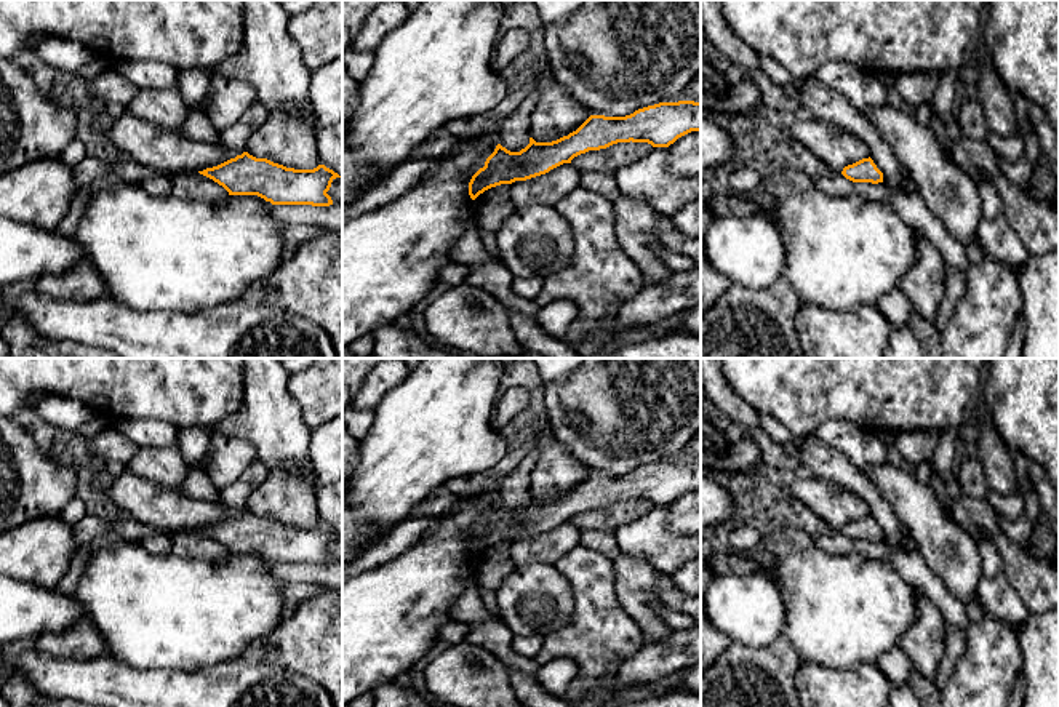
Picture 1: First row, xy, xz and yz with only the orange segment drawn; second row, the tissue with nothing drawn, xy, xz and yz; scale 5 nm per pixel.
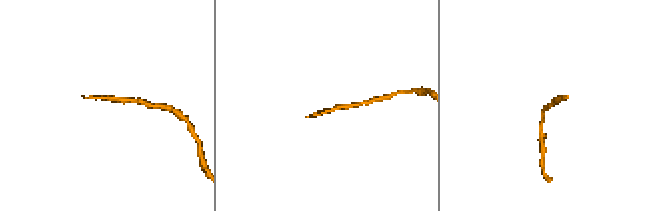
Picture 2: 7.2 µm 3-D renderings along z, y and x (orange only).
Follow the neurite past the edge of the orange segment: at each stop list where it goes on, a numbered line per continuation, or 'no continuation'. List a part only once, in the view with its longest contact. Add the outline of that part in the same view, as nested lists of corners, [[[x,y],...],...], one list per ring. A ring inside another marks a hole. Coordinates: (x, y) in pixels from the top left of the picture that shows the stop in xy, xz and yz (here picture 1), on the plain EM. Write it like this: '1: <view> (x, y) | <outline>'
no continuation

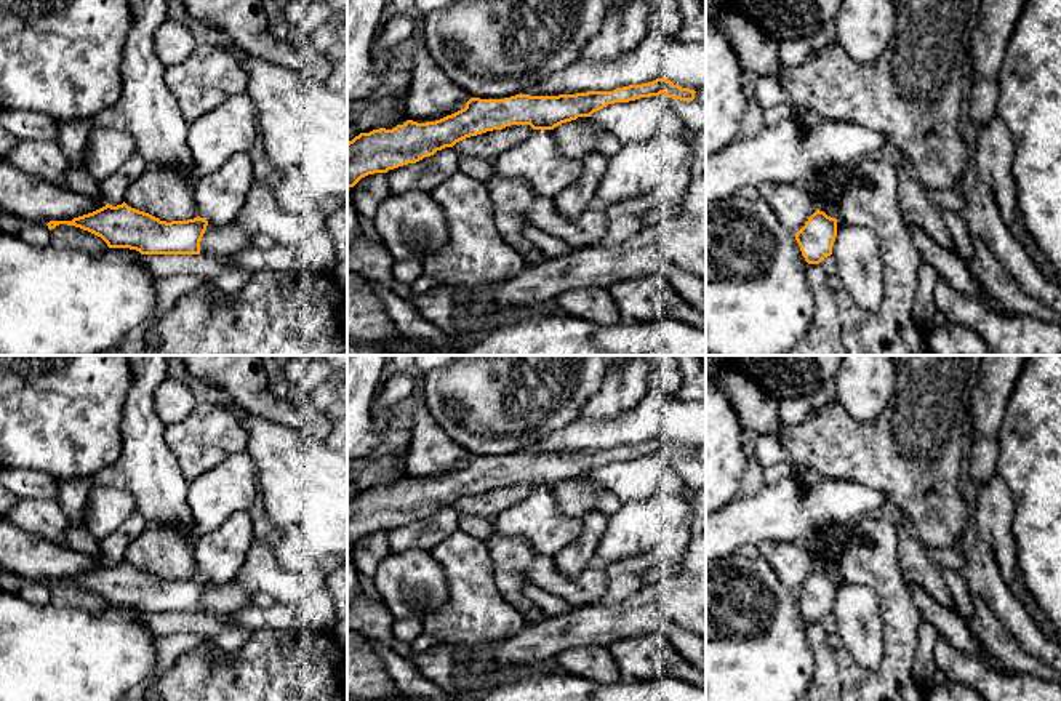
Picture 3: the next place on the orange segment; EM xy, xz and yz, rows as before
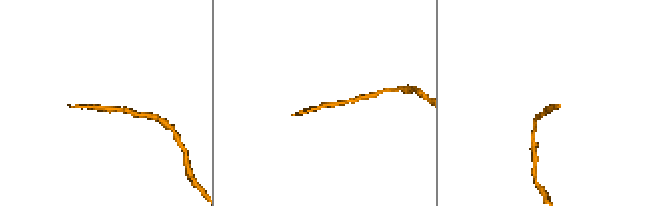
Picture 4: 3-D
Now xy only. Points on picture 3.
no continuation

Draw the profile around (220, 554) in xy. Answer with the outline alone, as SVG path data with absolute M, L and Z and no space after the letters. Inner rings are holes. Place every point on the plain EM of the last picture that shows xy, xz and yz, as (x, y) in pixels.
M246 511L229 515L218 528L195 536L197 573L214 583L234 581L254 543L253 520Z

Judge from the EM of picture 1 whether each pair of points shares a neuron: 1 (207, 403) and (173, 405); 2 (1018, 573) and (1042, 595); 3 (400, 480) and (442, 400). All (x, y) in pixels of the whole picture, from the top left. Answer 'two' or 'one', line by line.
1: one
2: one
3: one

